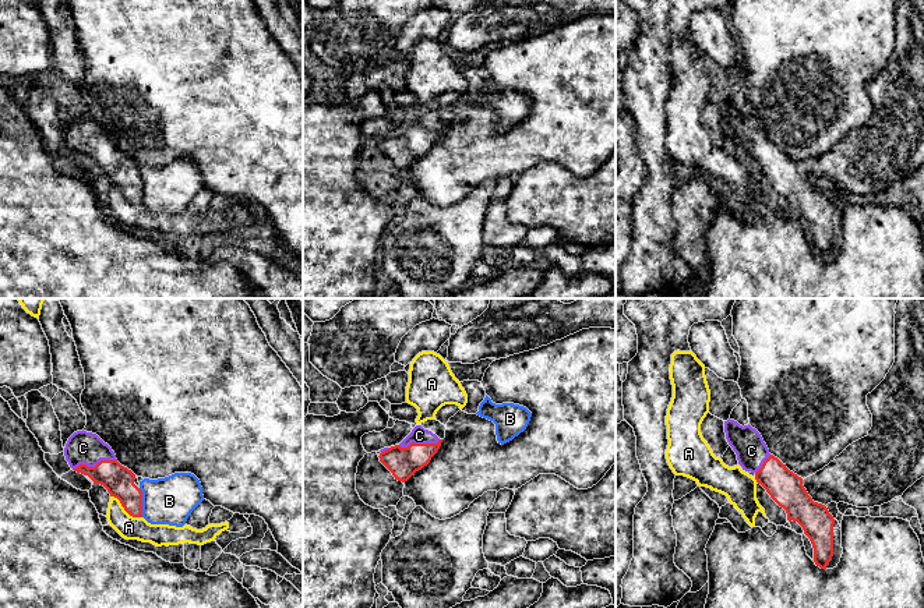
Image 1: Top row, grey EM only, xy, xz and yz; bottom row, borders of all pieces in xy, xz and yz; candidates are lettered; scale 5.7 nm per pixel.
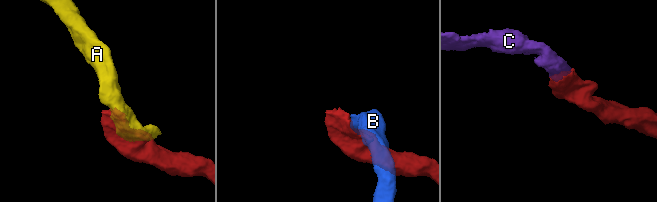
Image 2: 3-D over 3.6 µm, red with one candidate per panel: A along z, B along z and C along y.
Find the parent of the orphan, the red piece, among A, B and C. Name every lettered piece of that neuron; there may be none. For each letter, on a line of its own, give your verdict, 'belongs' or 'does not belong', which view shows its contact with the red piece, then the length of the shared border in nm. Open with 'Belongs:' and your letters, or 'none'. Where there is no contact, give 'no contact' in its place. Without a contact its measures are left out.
Belongs: C
A: does not belong; contact in xy; length 220 nm
B: does not belong; contact in xy; length 170 nm
C: belongs; contact in xy; length 260 nm

